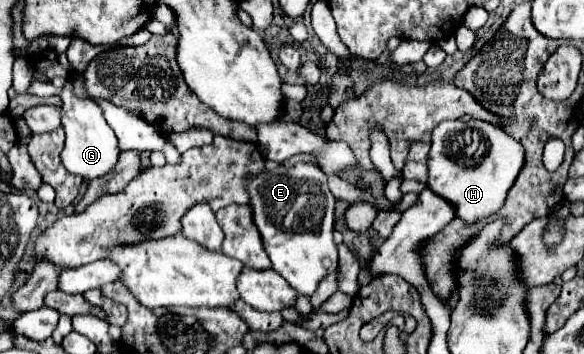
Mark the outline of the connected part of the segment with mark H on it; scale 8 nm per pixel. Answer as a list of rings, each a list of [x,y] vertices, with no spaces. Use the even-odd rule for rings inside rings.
[[[445,120],[431,133],[431,148],[427,154],[427,188],[455,206],[455,216],[471,226],[491,214],[497,214],[497,210],[505,202],[509,188],[521,172],[523,162],[525,152],[521,150],[517,140],[505,134],[499,126],[485,120]],[[465,132],[467,138],[459,138]],[[451,152],[459,156],[455,158]],[[465,152],[473,152],[475,158],[465,156]]]

